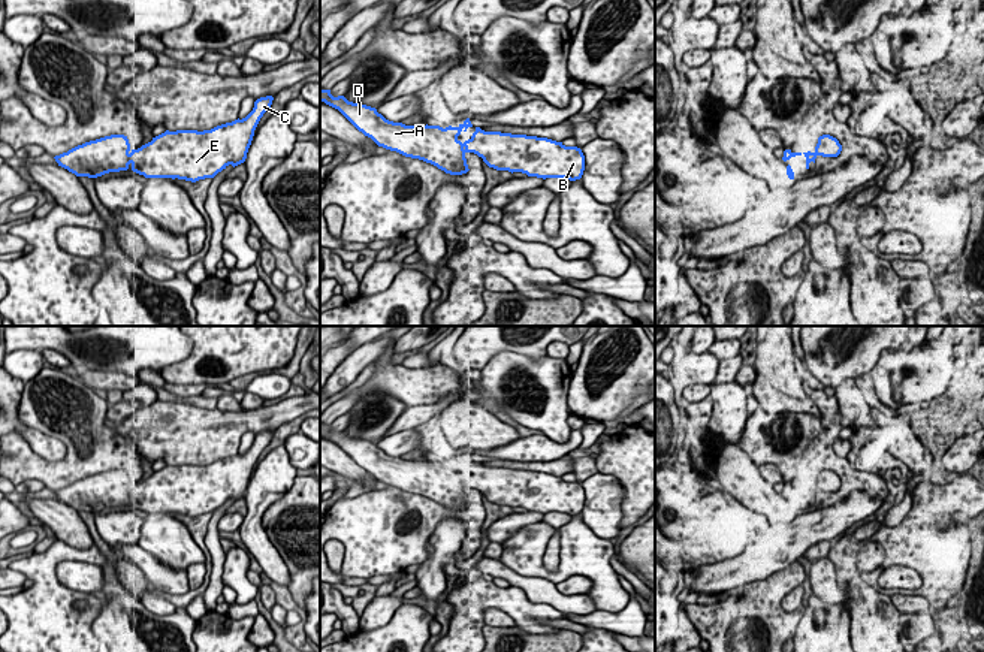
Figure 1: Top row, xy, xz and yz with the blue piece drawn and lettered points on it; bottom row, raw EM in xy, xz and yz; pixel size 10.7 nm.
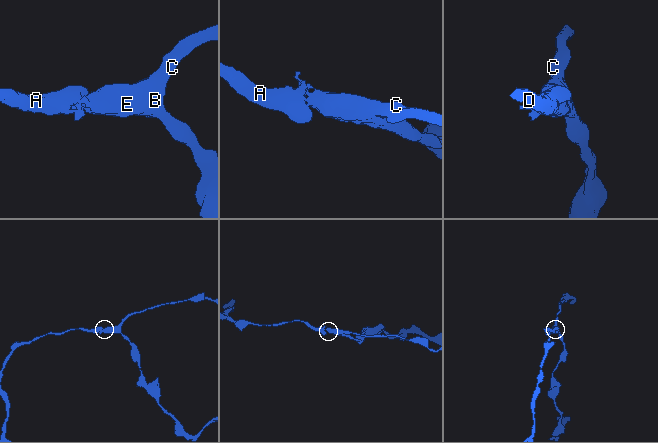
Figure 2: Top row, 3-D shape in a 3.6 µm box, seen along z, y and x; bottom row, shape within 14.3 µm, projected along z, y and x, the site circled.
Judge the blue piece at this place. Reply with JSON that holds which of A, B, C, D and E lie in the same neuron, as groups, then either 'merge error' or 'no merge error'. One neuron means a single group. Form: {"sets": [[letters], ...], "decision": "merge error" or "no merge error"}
{"sets": [["A", "B", "C", "D", "E"]], "decision": "no merge error"}

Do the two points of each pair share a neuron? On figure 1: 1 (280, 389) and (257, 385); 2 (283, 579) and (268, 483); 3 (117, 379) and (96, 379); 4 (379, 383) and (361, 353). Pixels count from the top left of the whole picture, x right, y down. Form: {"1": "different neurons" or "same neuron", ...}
{"1": "same neuron", "2": "same neuron", "3": "same neuron", "4": "different neurons"}

